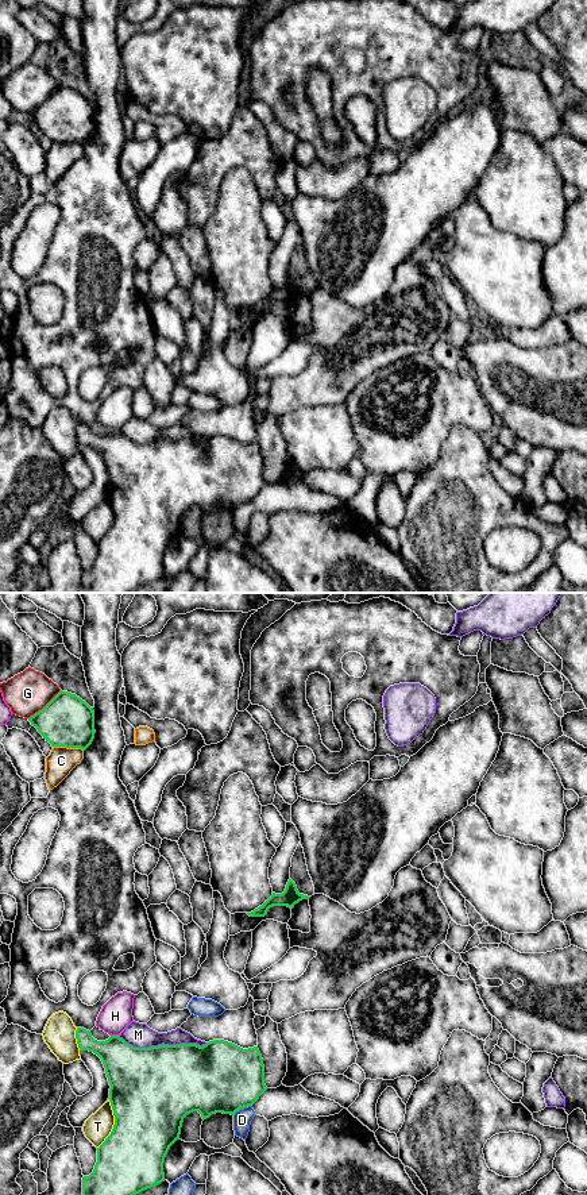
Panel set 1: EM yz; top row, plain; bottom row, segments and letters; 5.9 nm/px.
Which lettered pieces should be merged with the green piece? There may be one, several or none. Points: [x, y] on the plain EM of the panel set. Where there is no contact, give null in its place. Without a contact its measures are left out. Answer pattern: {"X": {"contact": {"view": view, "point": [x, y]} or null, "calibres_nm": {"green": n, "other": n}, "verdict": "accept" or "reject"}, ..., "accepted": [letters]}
{"C": {"contact": {"view": "yz", "point": [69, 142]}, "calibres_nm": {"green": 300, "other": 160}, "verdict": "reject"}, "D": {"contact": {"view": "yz", "point": [242, 502]}, "calibres_nm": {"green": 420, "other": 110}, "verdict": "reject"}, "G": {"contact": {"view": "yz", "point": [46, 100]}, "calibres_nm": {"green": 300, "other": 260}, "verdict": "reject"}, "H": {"contact": {"view": "yz", "point": [115, 431]}, "calibres_nm": {"green": 300, "other": 180}, "verdict": "reject"}, "M": {"contact": {"view": "yz", "point": [162, 439]}, "calibres_nm": {"green": 480, "other": 140}, "verdict": "reject"}, "T": {"contact": {"view": "yz", "point": [115, 519]}, "calibres_nm": {"green": 460, "other": 160}, "verdict": "reject"}, "accepted": []}

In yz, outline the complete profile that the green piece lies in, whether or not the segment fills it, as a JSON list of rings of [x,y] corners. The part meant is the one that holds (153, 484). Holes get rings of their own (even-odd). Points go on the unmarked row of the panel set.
[[[77,423],[76,425],[76,433],[80,446],[89,446],[97,450],[105,463],[105,469],[109,477],[109,497],[113,505],[115,510],[115,520],[111,527],[111,529],[105,533],[105,536],[97,543],[97,558],[94,560],[93,567],[89,571],[82,573],[82,593],[132,593],[134,590],[155,582],[165,577],[165,568],[163,568],[163,558],[165,552],[170,544],[170,541],[179,535],[181,523],[184,513],[193,508],[198,506],[202,512],[202,514],[209,513],[212,509],[223,508],[223,509],[231,509],[235,510],[236,506],[240,504],[252,501],[259,492],[267,485],[264,479],[264,460],[262,450],[258,444],[258,442],[243,444],[232,437],[224,436],[224,435],[213,435],[206,437],[205,440],[200,442],[197,439],[179,439],[179,440],[158,440],[158,442],[150,442],[150,443],[135,443],[130,439],[127,439],[123,433],[119,431],[111,431],[105,436],[97,436],[92,432],[90,427],[84,423]]]

